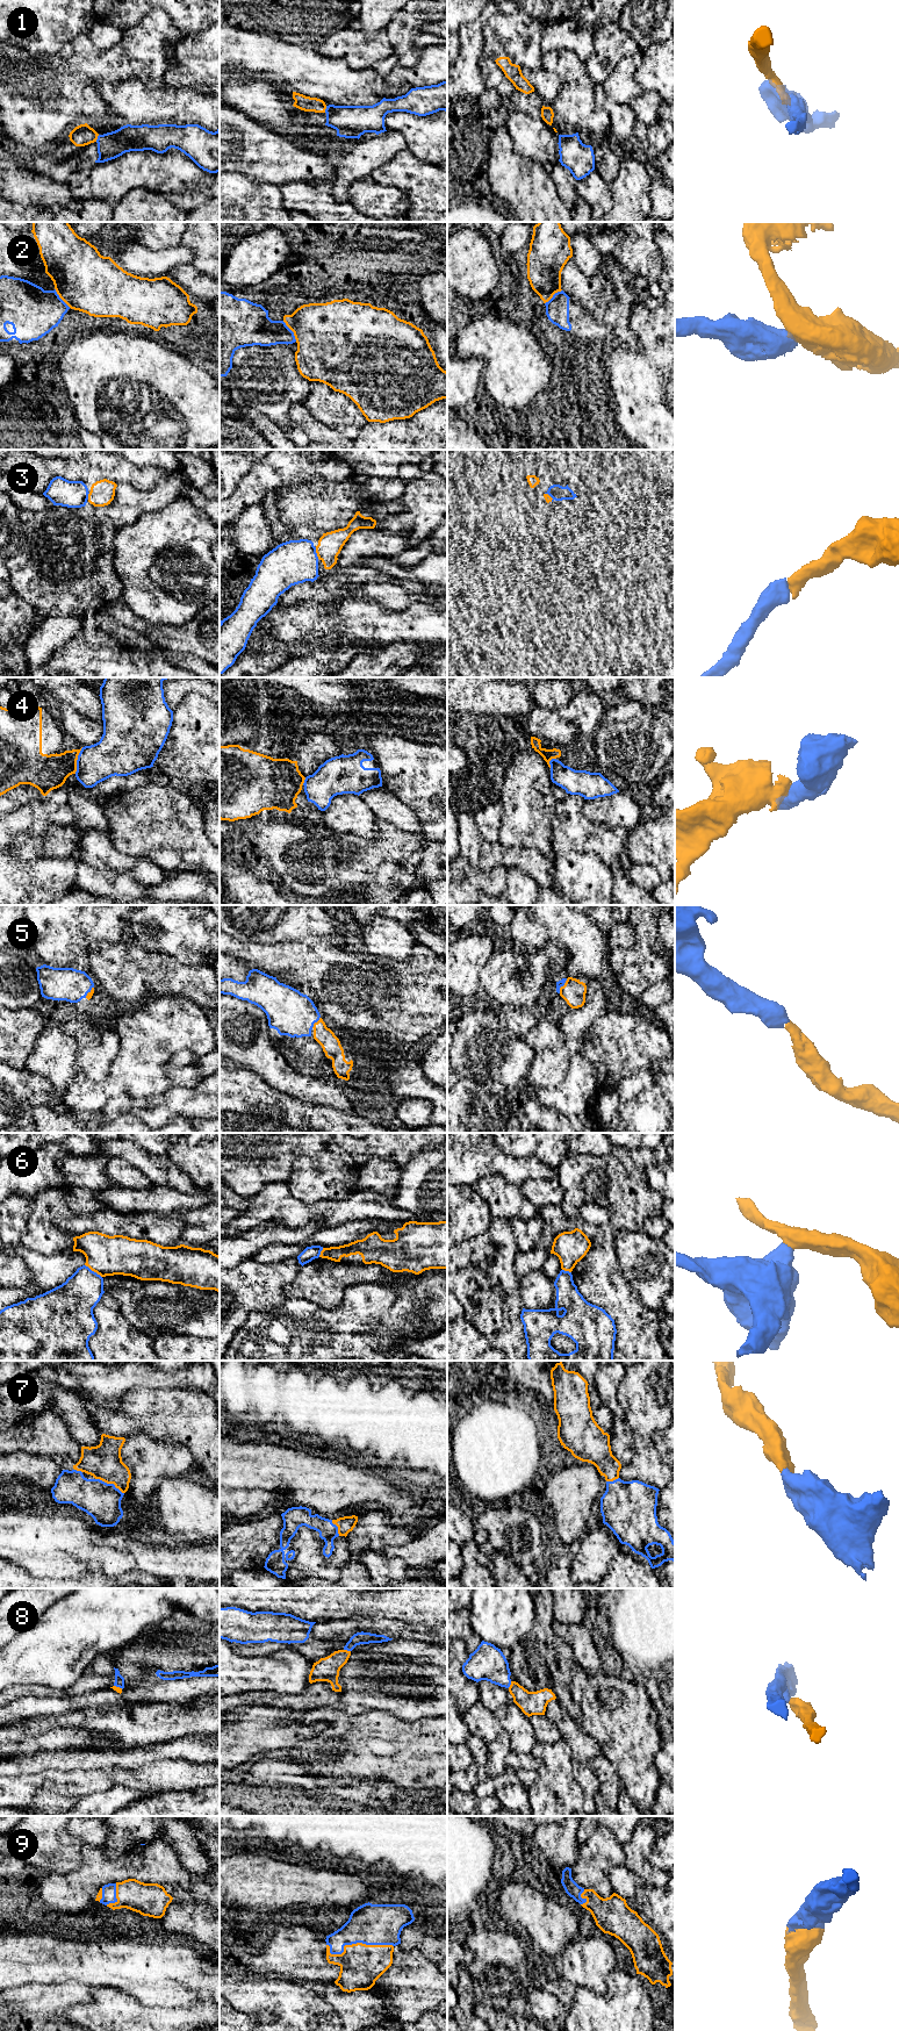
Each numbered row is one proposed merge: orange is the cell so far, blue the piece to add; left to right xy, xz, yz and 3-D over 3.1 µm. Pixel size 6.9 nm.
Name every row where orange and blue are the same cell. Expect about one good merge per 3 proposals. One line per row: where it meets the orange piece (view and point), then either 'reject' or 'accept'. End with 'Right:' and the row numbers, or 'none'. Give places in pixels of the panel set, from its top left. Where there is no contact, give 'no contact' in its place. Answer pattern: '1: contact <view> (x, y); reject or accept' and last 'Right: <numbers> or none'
1: contact xy (96, 138); reject
2: contact xz (292, 330); reject
3: contact xz (316, 552); accept
4: contact xy (77, 759); reject
5: contact yz (563, 985); accept
6: contact xy (93, 1270); reject
7: contact xy (109, 1483); accept
8: contact xz (346, 1650); reject
9: contact xz (355, 1944); accept
Right: 3, 5, 7, 9

